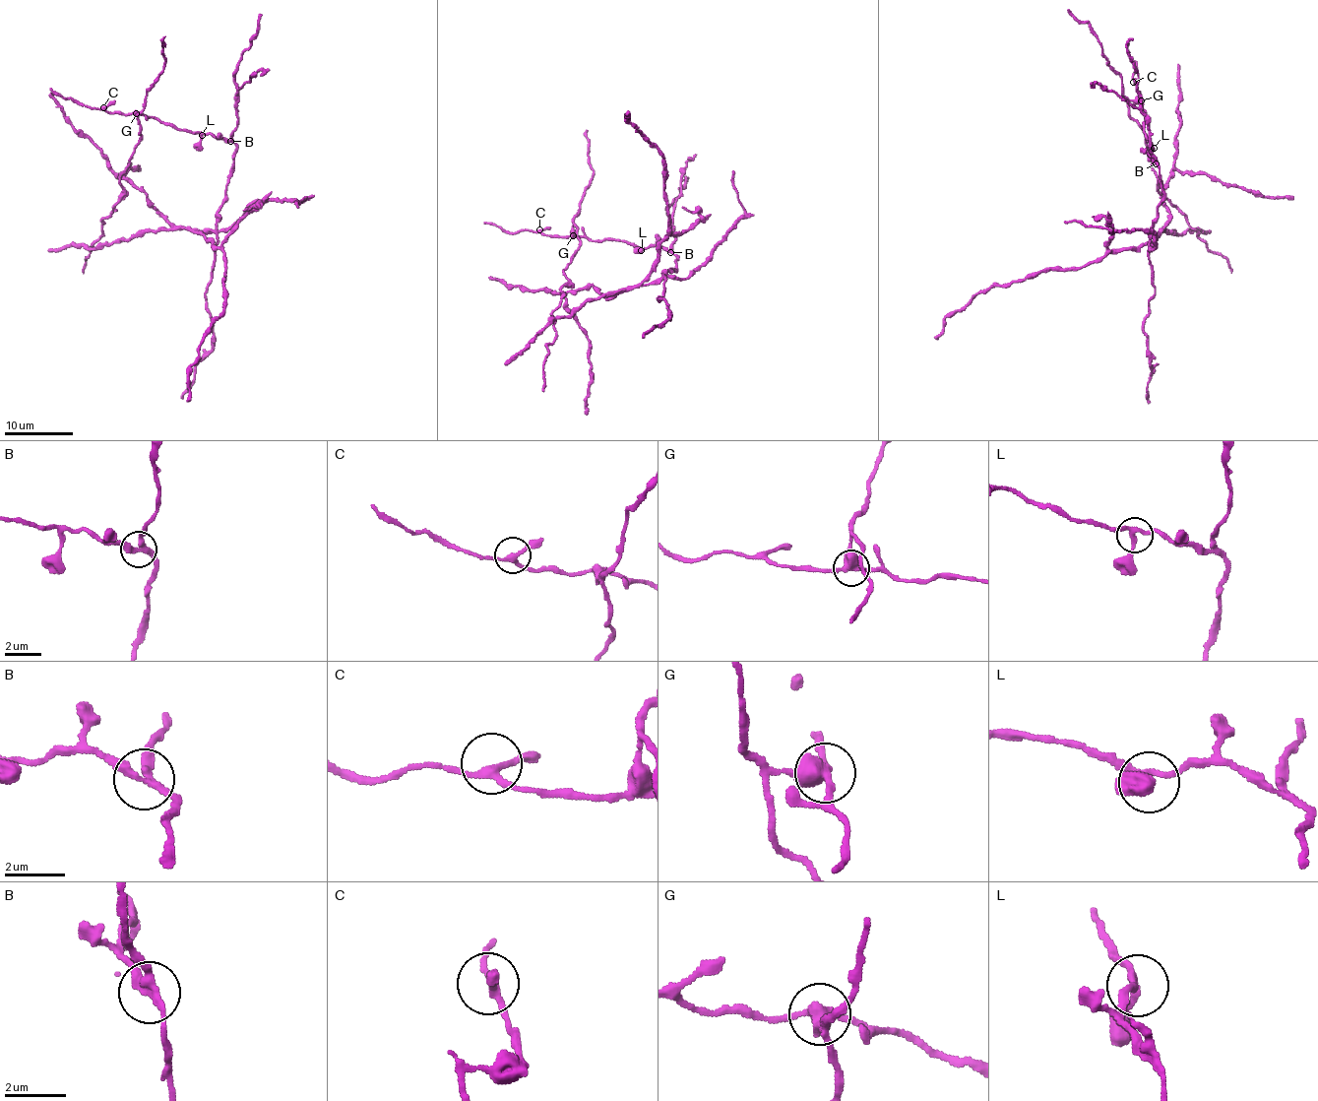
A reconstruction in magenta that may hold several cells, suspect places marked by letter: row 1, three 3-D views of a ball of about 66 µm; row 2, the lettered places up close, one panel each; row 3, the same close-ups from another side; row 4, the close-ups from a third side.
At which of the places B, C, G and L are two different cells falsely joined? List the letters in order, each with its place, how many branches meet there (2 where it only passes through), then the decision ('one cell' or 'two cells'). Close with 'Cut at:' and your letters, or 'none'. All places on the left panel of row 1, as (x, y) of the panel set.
B: (230, 141) | 3 | two cells
C: (103, 107) | 3 | one cell
G: (136, 113) | 3 | two cells
L: (202, 135) | 3 | one cell
Cut at: B, G

